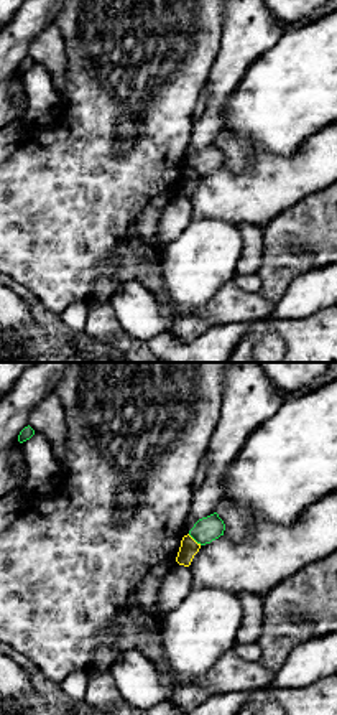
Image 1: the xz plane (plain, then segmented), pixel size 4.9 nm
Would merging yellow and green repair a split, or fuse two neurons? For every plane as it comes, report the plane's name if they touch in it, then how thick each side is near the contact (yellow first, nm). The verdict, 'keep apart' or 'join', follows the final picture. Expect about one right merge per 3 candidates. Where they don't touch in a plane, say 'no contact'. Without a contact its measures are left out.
xz | 90/120 nm

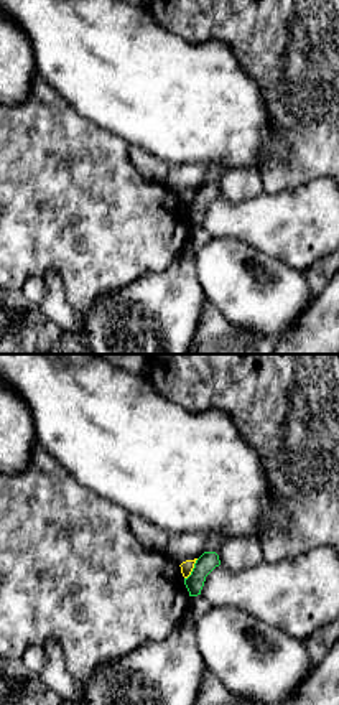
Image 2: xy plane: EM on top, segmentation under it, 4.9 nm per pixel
xy | 60/90 nm

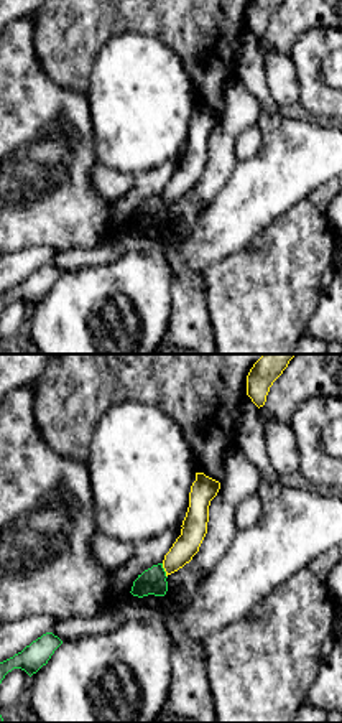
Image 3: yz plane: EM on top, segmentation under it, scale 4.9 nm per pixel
yz | 120/130 nm

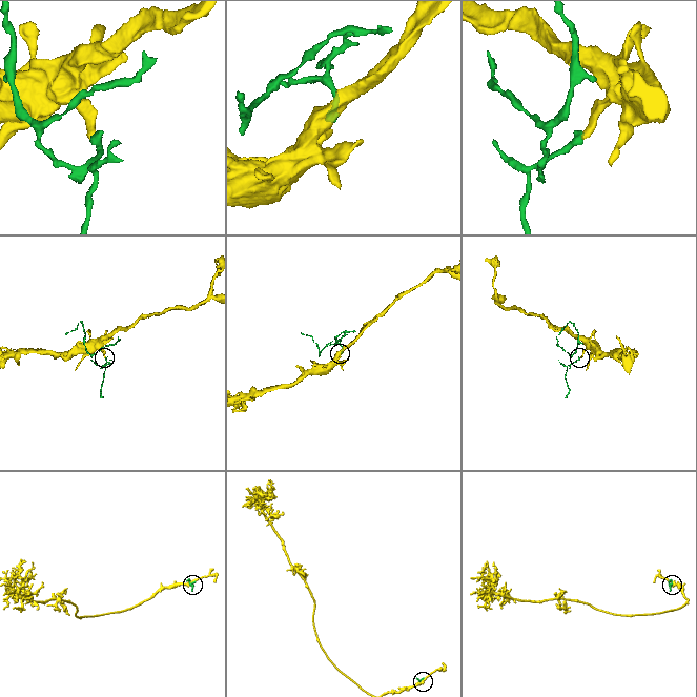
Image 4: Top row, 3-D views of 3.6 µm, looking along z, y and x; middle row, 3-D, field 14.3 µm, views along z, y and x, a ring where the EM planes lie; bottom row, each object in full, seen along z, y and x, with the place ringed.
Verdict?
keep apart

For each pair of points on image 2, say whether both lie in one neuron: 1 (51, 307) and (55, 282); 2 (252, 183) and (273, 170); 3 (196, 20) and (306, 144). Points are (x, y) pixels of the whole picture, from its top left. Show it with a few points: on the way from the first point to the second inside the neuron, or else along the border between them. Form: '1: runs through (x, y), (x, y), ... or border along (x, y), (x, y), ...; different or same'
1: runs through (55, 300), (55, 289); same
2: border along (257, 170), (264, 190); different
3: runs through (234, 27), (306, 99), (306, 106); same

